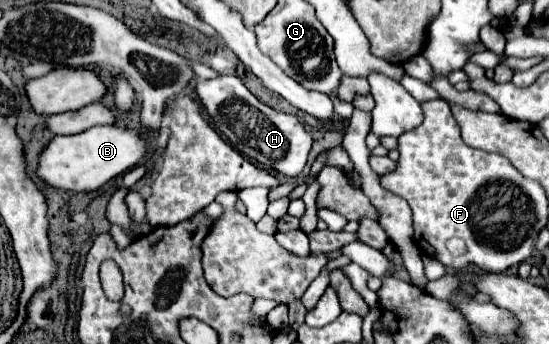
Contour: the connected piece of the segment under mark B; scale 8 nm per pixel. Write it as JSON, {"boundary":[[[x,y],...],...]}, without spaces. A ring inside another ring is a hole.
{"boundary":[[[96,125],[84,133],[54,137],[40,155],[38,175],[52,187],[66,191],[94,191],[110,179],[136,167],[148,153],[148,139],[140,129]]]}

